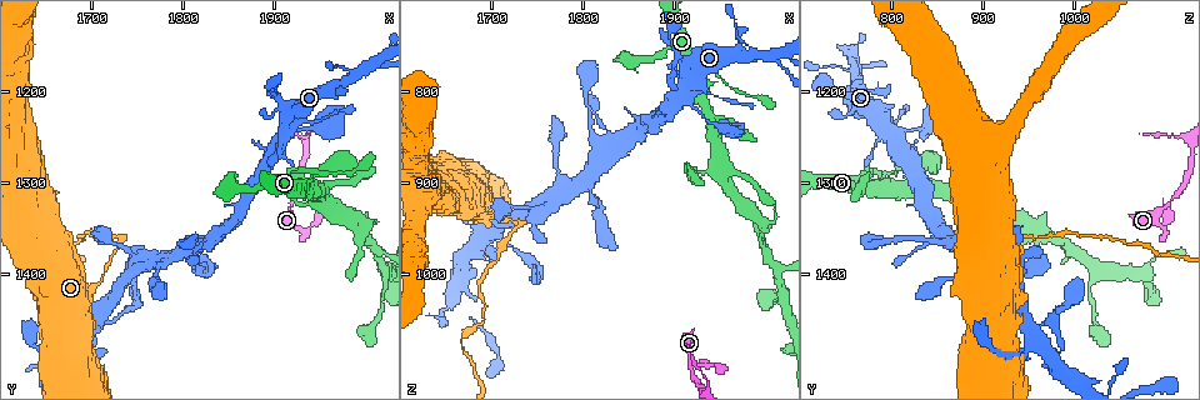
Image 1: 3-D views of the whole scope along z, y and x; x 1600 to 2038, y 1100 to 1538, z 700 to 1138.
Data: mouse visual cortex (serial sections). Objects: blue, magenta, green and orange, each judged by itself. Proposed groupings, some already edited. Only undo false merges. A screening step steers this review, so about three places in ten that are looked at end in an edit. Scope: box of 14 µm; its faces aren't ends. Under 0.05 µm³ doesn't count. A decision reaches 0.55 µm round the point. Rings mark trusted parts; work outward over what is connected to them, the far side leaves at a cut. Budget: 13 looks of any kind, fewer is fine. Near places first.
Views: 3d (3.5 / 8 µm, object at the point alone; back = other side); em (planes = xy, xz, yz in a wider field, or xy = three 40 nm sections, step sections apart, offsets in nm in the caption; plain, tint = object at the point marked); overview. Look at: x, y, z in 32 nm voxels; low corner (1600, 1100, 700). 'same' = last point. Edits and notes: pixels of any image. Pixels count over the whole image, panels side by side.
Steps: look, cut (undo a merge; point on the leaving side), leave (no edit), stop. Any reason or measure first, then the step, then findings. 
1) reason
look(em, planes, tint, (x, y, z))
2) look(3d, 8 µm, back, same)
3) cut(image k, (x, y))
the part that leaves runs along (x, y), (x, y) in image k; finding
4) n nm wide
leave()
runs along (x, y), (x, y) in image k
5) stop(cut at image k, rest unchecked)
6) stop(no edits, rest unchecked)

sharp bend
look(3d, 8 µm, back, (1930, 1350, 1100))

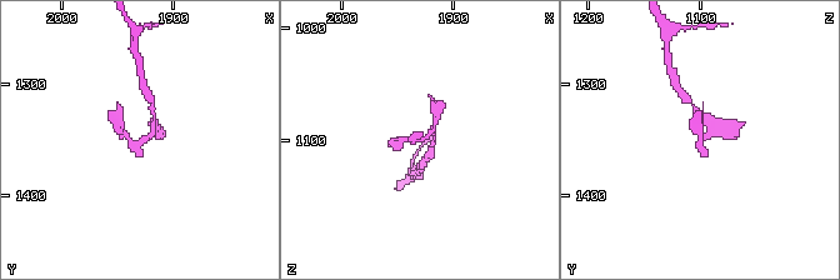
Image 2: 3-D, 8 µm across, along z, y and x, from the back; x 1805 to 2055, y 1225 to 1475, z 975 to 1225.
need the tissue
look(em, xy, step 2, tint, (1930, 1354, 1100))

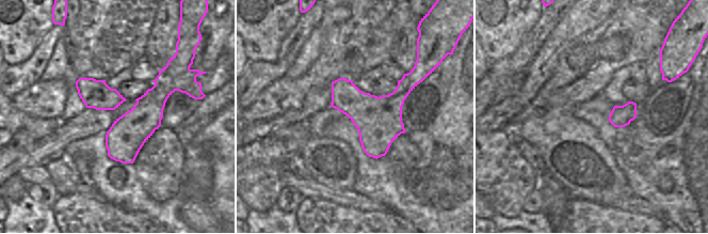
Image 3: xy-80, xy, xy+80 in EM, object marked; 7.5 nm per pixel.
cut(image 2, (111, 114))
a second cell is stuck on

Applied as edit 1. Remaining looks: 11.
calibre changes
look(3d, 8 µm, back, (1690, 1415, 935))

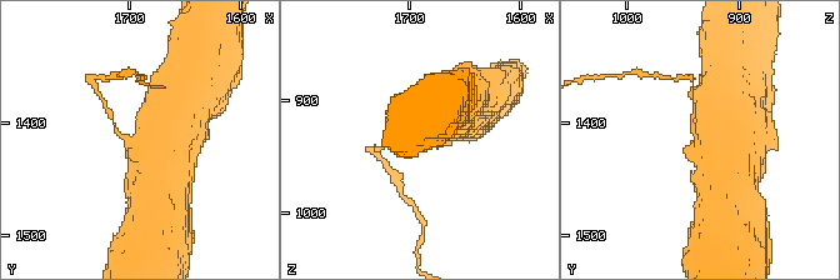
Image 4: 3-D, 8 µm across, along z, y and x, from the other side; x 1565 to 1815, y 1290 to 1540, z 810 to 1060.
look(3d, 3.5 µm, (1692, 1416, 938))

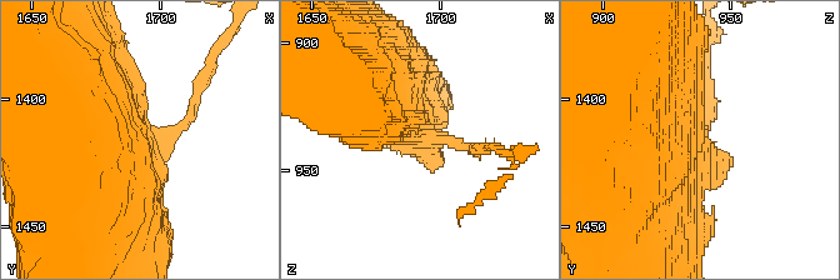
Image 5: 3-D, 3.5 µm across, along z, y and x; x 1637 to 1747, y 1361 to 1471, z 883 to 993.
look(em, planes, tint, same)

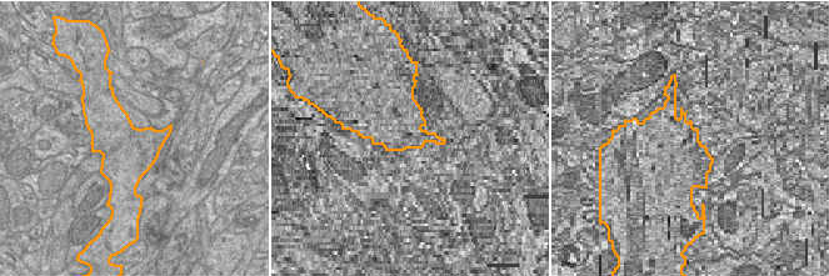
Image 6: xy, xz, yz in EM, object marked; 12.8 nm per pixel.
700 nm wide
cut(image 5, (709, 110))
the part that leaves runs along (159, 146), (190, 116), (216, 50) in image 5; a second cell is stuck on

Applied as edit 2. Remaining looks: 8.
two arms at a narrow angle
look(3d, 3.5 µm, (1820, 1360, 860))

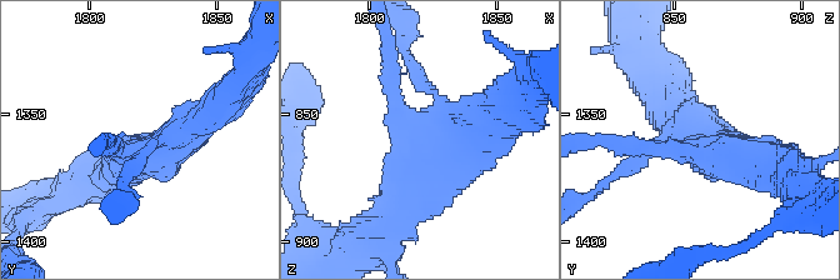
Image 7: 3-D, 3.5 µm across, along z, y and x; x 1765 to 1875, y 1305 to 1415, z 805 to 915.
now the EM
look(em, xy, step 3, tint, (1823, 1366, 861))

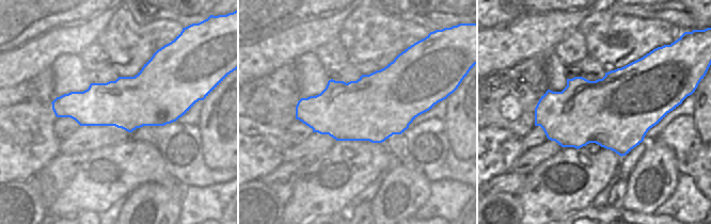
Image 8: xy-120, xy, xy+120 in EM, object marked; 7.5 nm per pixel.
leave()
runs along (504, 113), (408, 189), (391, 218) in image 7; all the same cell

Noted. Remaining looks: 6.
calibre changes
look(3d, 3.5 µm, (1680, 1480, 945))

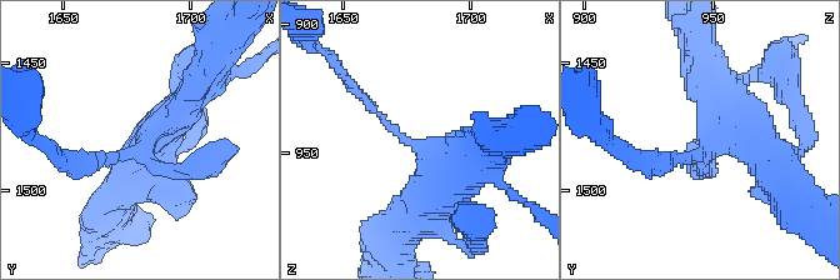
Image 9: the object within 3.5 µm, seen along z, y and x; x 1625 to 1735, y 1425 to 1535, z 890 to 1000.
look(em, xy, step 2, tint, (1680, 1482, 947))

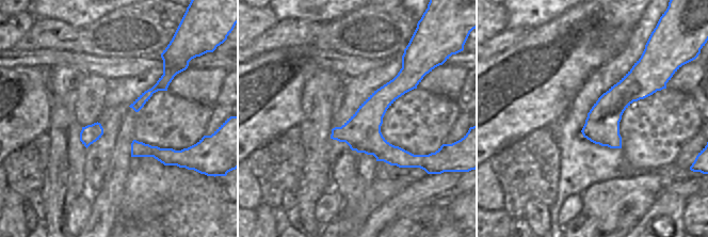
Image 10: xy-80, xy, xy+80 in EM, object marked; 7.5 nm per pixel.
another direction
look(em, xy, step 5, tint, same)

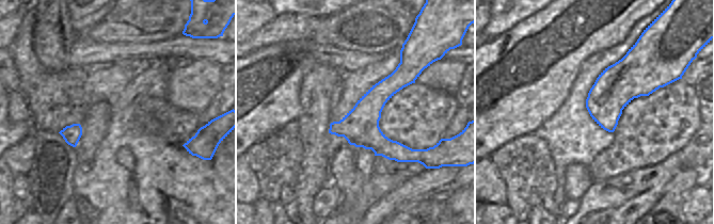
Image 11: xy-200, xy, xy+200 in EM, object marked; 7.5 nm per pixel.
leave()
runs along (474, 166), (455, 183), (363, 96) in image 9; one cell here

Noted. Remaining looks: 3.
narrows sharply
look(3d, 3.5 µm, (1920, 1290, 775))

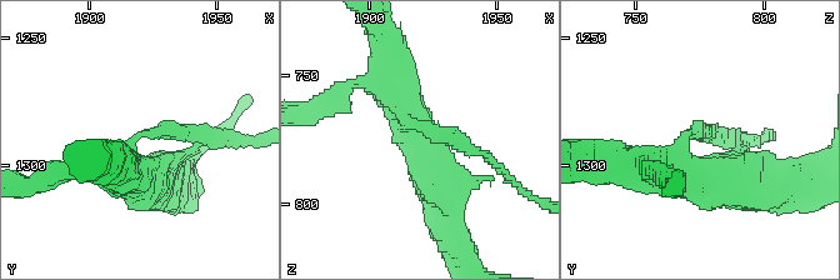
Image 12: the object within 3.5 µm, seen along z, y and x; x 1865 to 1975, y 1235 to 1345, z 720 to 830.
arms of 150, 500 nm; shape alone is not enough
look(em, xy, step 5, tint, (1923, 1289, 770))

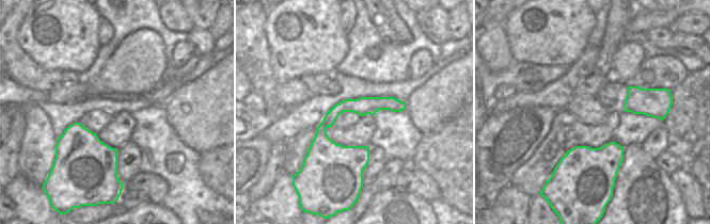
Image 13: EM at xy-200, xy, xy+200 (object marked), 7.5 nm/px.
cut it another way
look(em, xy, step 2, tint, same)

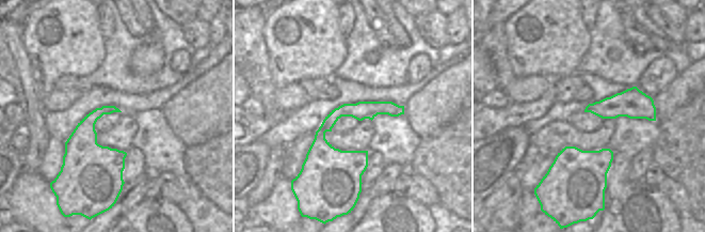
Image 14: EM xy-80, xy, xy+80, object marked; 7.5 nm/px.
cut(image 12, (459, 136))
the part that leaves runs along (420, 125), (485, 154), (524, 193) in image 12; two cells meet here

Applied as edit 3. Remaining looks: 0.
stop(cut at image 2, cut at image 5, cut at image 12, rest unchecked)

